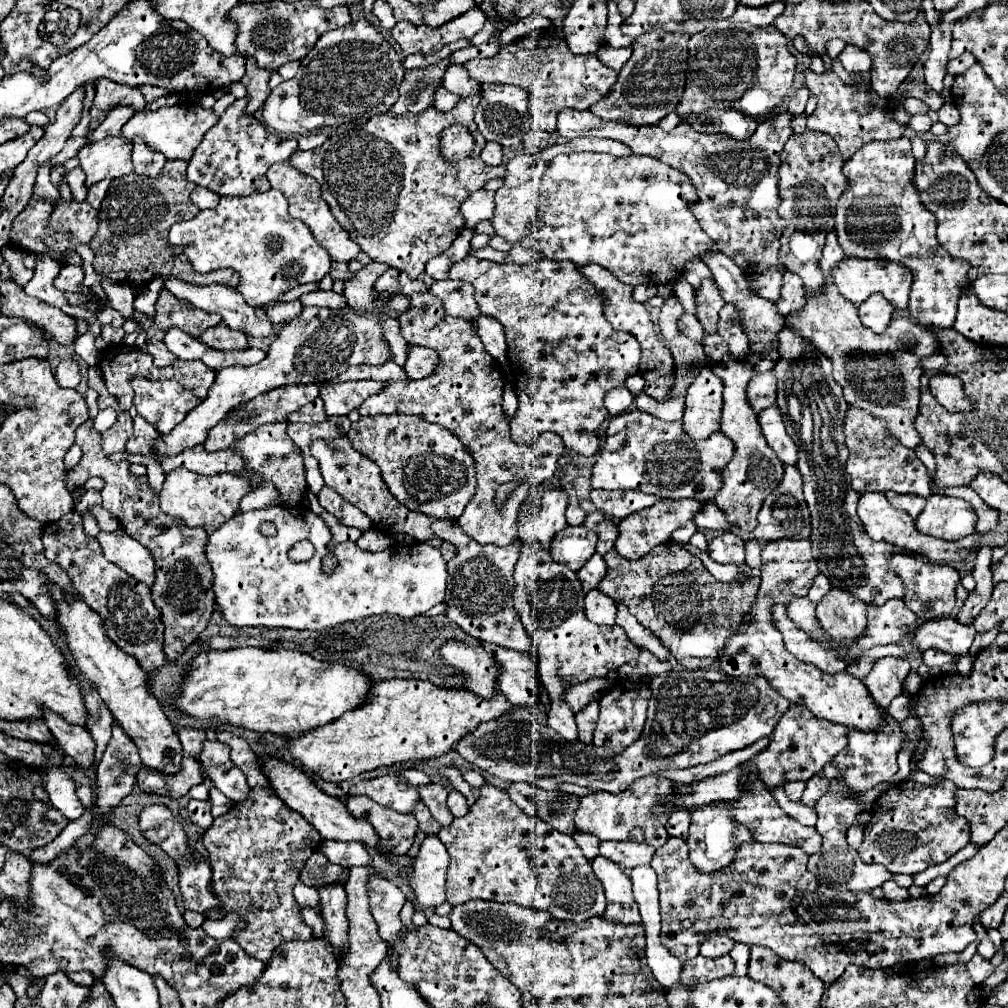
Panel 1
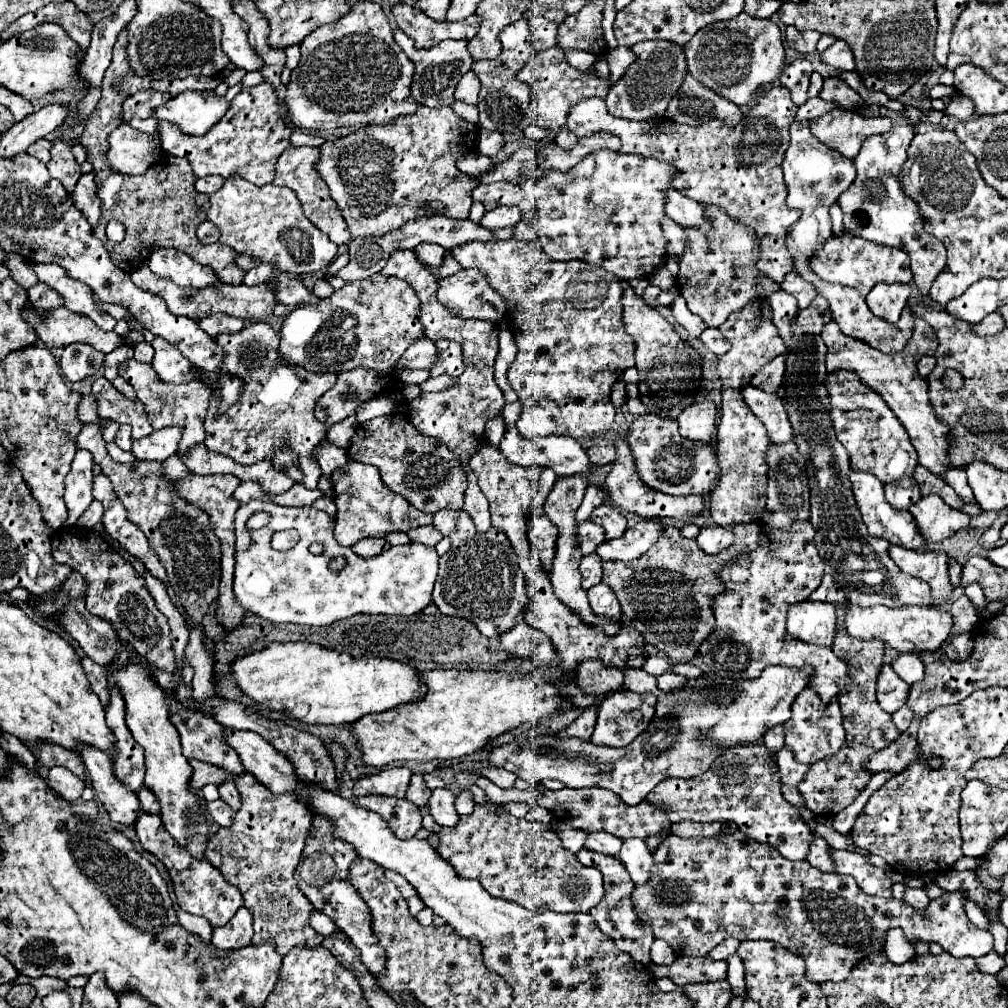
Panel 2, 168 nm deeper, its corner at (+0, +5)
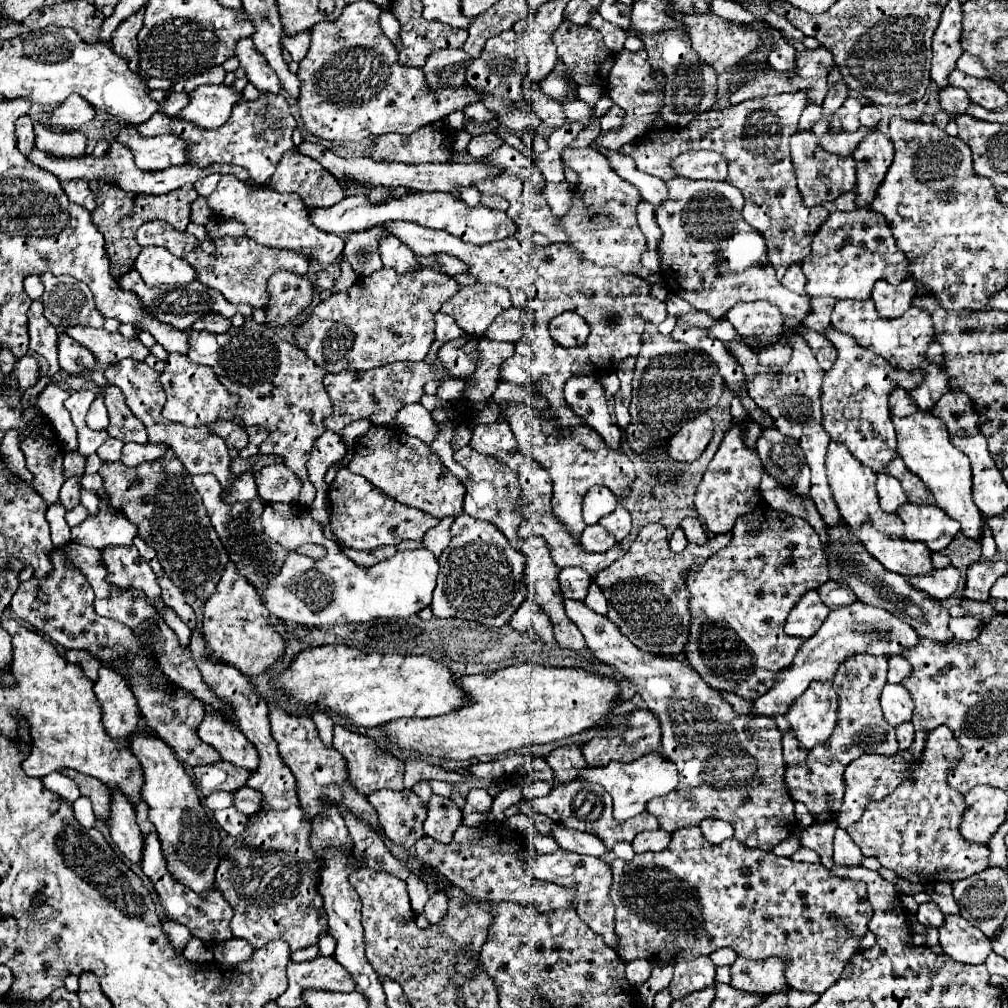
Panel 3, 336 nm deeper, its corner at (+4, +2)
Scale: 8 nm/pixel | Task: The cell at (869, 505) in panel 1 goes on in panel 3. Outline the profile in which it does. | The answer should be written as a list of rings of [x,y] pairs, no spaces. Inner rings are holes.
[[[829,442],[829,448],[827,448],[827,478],[829,478],[829,486],[833,490],[833,498],[839,506],[839,512],[841,512],[843,520],[853,530],[859,530],[863,526],[863,522],[871,522],[871,526],[877,528],[881,534],[891,534],[891,536],[903,538],[903,520],[897,518],[897,514],[887,514],[879,506],[879,496],[877,496],[877,490],[875,490],[877,474],[873,470],[867,470],[865,466],[861,466],[851,456],[847,446],[837,444],[837,442]]]

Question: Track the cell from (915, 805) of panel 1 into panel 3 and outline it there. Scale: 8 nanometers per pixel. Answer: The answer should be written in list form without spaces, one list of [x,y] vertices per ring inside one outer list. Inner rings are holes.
[[[937,726],[935,730],[931,730],[931,734],[927,734],[921,760],[917,762],[921,766],[917,770],[913,770],[911,776],[903,784],[899,784],[899,788],[895,792],[891,792],[887,798],[867,804],[867,810],[863,812],[859,822],[853,822],[847,828],[849,836],[859,846],[863,856],[875,856],[875,858],[879,858],[881,866],[893,870],[897,876],[901,876],[909,882],[929,884],[929,886],[933,886],[937,882],[955,882],[955,880],[967,878],[971,874],[977,874],[987,868],[987,856],[989,856],[987,846],[969,844],[959,834],[959,822],[961,822],[961,816],[965,810],[963,796],[959,792],[951,790],[951,786],[947,786],[947,774],[955,766],[955,762],[959,762],[959,758],[961,758],[959,740],[951,734],[951,728]]]

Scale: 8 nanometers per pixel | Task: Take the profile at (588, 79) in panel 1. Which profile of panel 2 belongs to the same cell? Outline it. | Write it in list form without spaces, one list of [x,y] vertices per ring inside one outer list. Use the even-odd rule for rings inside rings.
[[[551,47],[543,53],[535,53],[531,57],[531,61],[525,63],[523,69],[517,73],[517,79],[527,83],[531,93],[535,95],[535,101],[537,101],[537,121],[535,123],[547,131],[563,127],[567,123],[567,113],[575,103],[579,103],[587,97],[605,97],[609,91],[609,85],[605,81],[601,81],[595,75],[595,71],[583,73],[583,71],[571,67],[567,63],[561,47]]]

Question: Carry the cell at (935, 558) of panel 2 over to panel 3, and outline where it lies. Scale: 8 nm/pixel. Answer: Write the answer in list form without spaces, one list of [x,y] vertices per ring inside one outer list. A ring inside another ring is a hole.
[[[863,524],[861,540],[867,550],[891,572],[903,576],[931,574],[935,570],[931,552],[921,542],[909,542],[903,538],[885,538],[871,524]]]

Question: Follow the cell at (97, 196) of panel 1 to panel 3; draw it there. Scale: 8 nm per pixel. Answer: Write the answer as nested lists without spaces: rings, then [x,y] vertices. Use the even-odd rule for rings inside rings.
[[[67,182],[63,190],[67,192],[71,202],[87,208],[89,212],[95,210],[95,196],[91,194],[91,188],[87,182]]]

